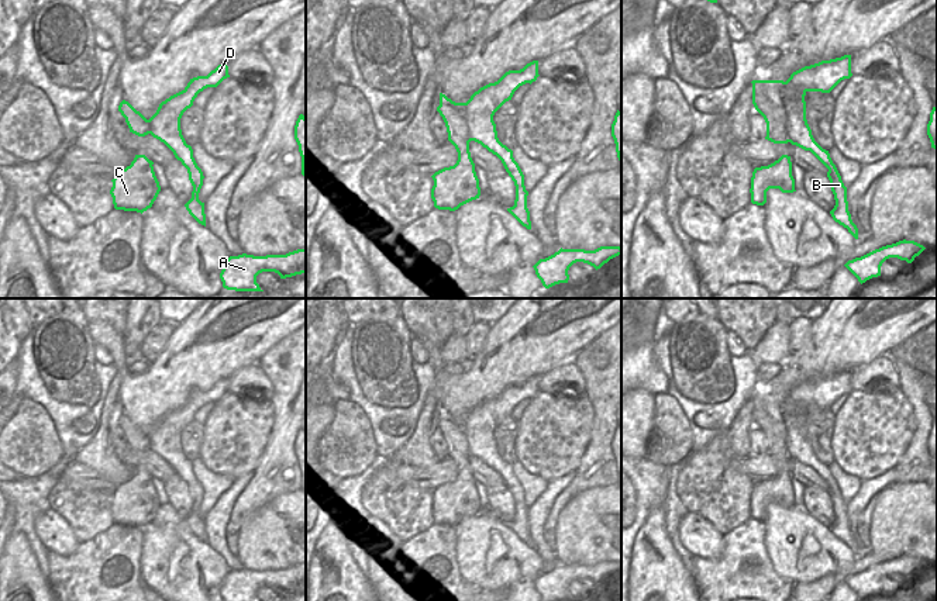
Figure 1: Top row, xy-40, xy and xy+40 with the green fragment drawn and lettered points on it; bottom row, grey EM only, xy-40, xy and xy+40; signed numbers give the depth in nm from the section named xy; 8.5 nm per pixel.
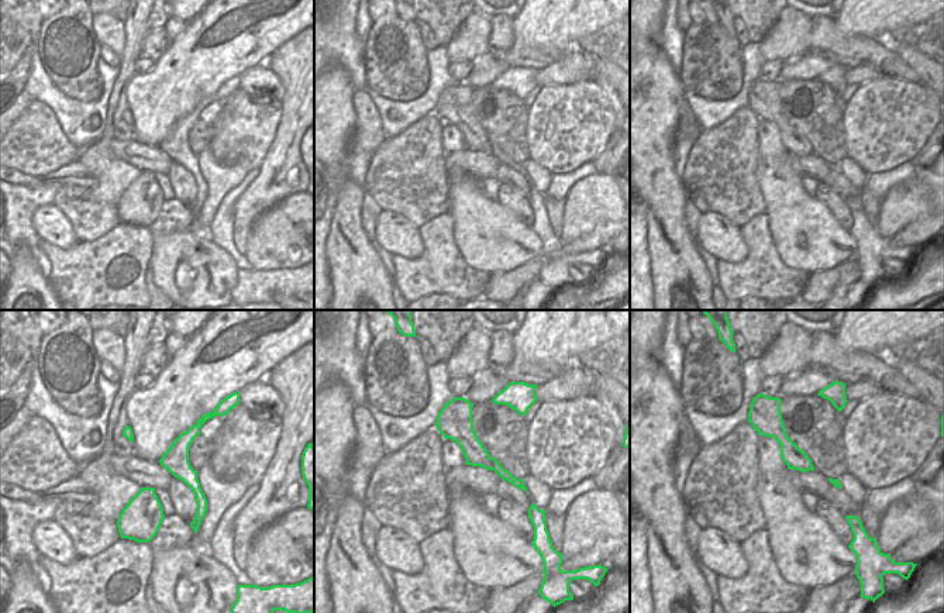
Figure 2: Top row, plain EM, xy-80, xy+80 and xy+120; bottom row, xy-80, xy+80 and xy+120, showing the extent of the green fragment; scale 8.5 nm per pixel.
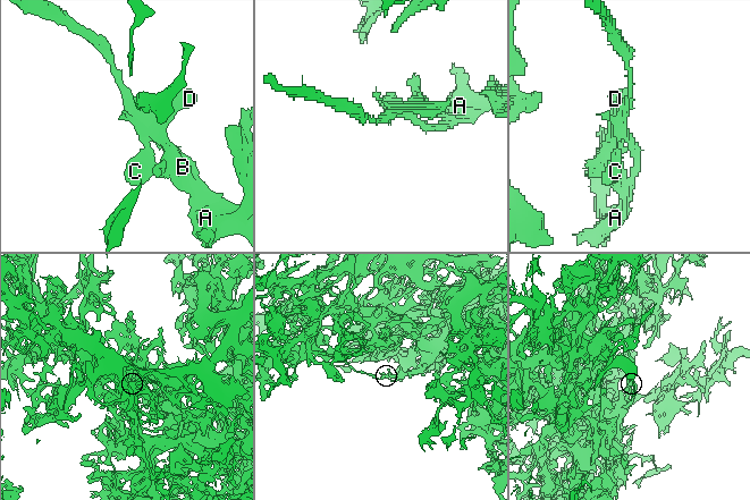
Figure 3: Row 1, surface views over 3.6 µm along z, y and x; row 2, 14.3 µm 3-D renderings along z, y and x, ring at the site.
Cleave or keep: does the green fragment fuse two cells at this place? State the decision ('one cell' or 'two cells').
two cells

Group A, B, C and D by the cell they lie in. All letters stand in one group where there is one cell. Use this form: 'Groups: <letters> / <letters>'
Groups: A B D / C

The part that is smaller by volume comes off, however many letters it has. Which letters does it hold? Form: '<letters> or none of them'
C

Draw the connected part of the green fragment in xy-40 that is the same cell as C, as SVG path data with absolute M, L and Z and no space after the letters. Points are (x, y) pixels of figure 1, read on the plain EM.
M135 470L130 481L117 487L110 505L116 525L142 529L152 522L161 507L152 480L145 470Z

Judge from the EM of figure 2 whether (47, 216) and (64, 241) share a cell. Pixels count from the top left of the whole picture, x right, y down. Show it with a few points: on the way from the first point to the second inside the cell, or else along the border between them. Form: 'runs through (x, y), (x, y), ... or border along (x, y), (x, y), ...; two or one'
runs through (48, 221), (62, 236); one

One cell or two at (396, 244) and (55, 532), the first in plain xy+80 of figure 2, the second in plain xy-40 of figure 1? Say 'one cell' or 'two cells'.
one cell

